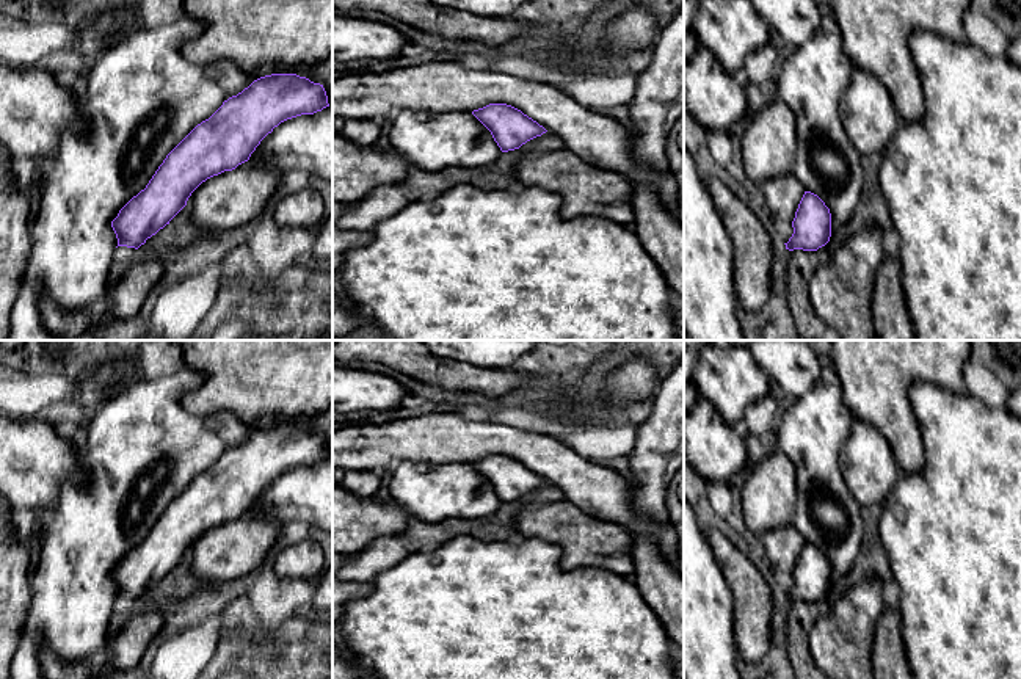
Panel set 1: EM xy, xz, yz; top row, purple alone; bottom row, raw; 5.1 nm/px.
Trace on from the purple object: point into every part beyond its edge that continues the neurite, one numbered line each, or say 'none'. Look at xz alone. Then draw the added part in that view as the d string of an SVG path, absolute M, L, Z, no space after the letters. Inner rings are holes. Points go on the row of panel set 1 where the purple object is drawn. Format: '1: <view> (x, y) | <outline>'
1: xz (430, 140) | M401 110L391 119L387 135L389 147L427 172L492 165L502 155L491 132L472 111Z

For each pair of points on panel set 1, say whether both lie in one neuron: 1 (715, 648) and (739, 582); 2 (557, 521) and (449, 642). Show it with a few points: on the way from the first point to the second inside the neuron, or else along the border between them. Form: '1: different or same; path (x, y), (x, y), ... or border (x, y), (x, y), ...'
1: different; border (717, 566), (733, 601), (733, 632), (736, 635)
2: different; border (524, 537), (554, 543), (560, 549), (562, 570)

